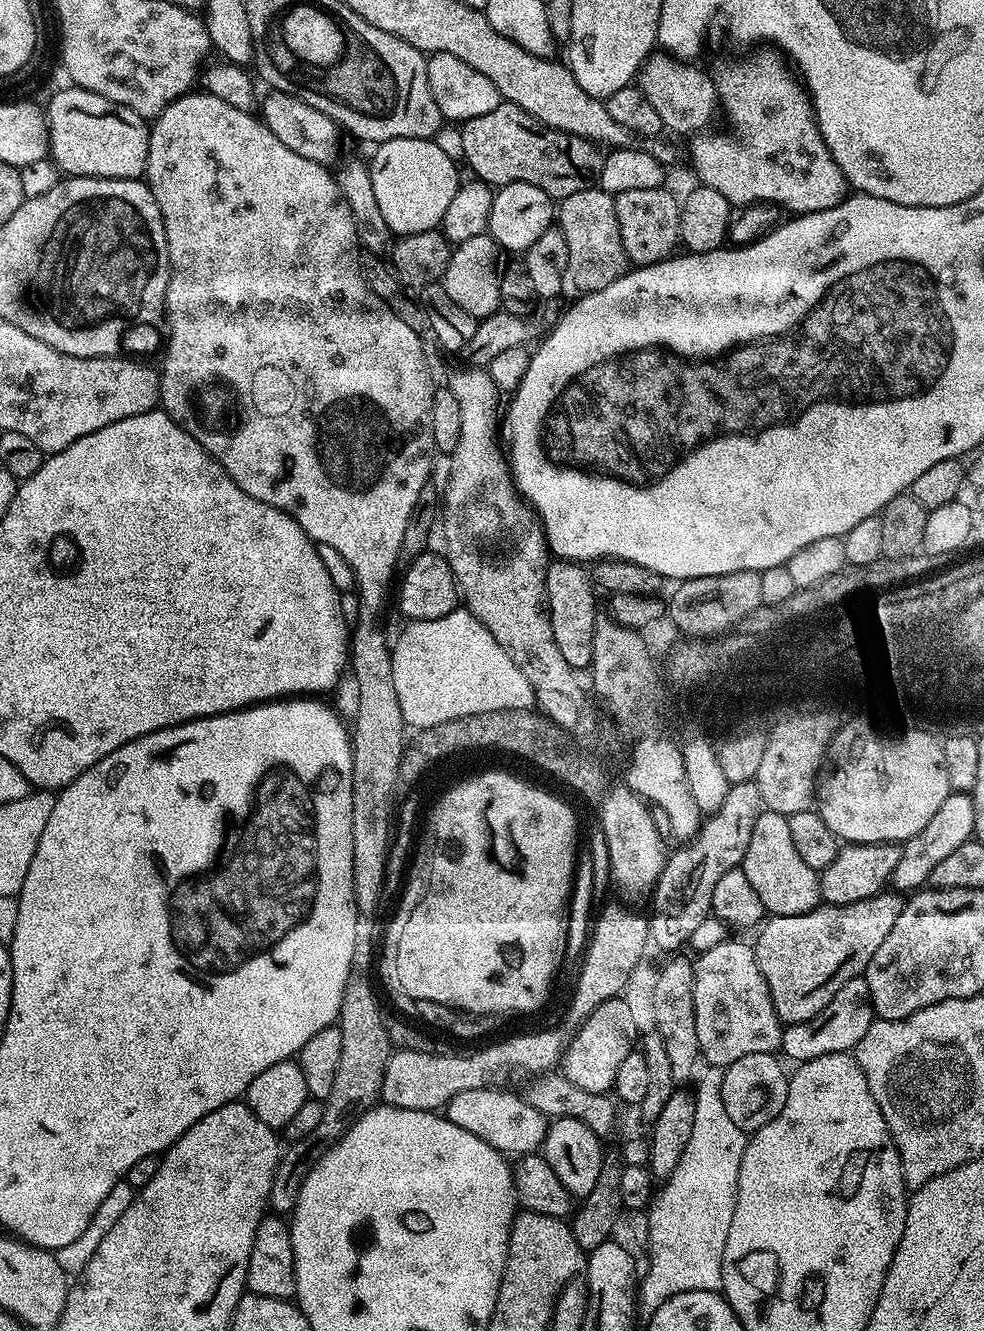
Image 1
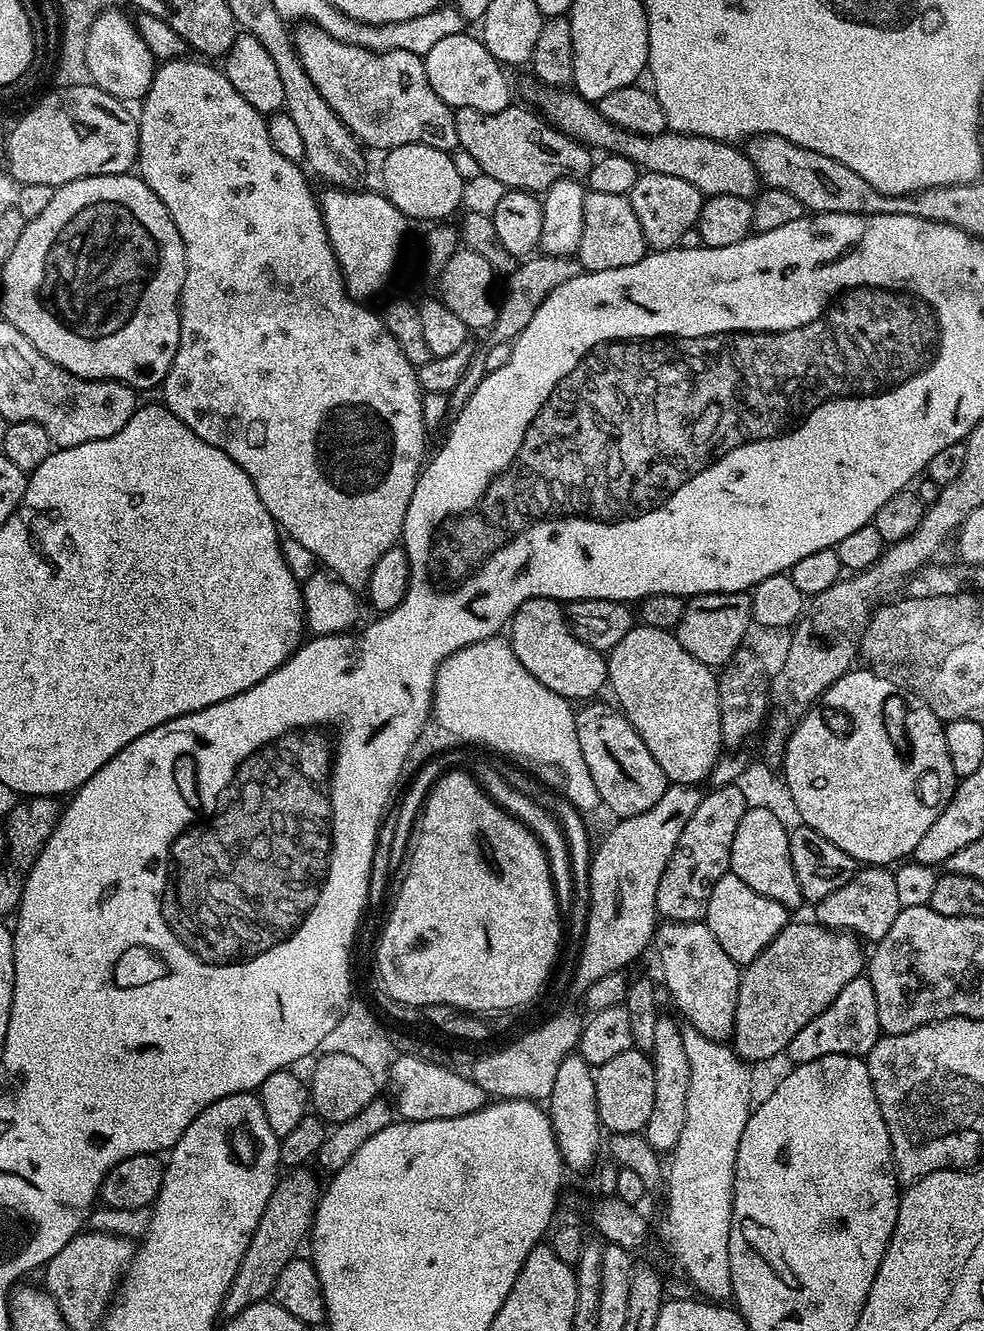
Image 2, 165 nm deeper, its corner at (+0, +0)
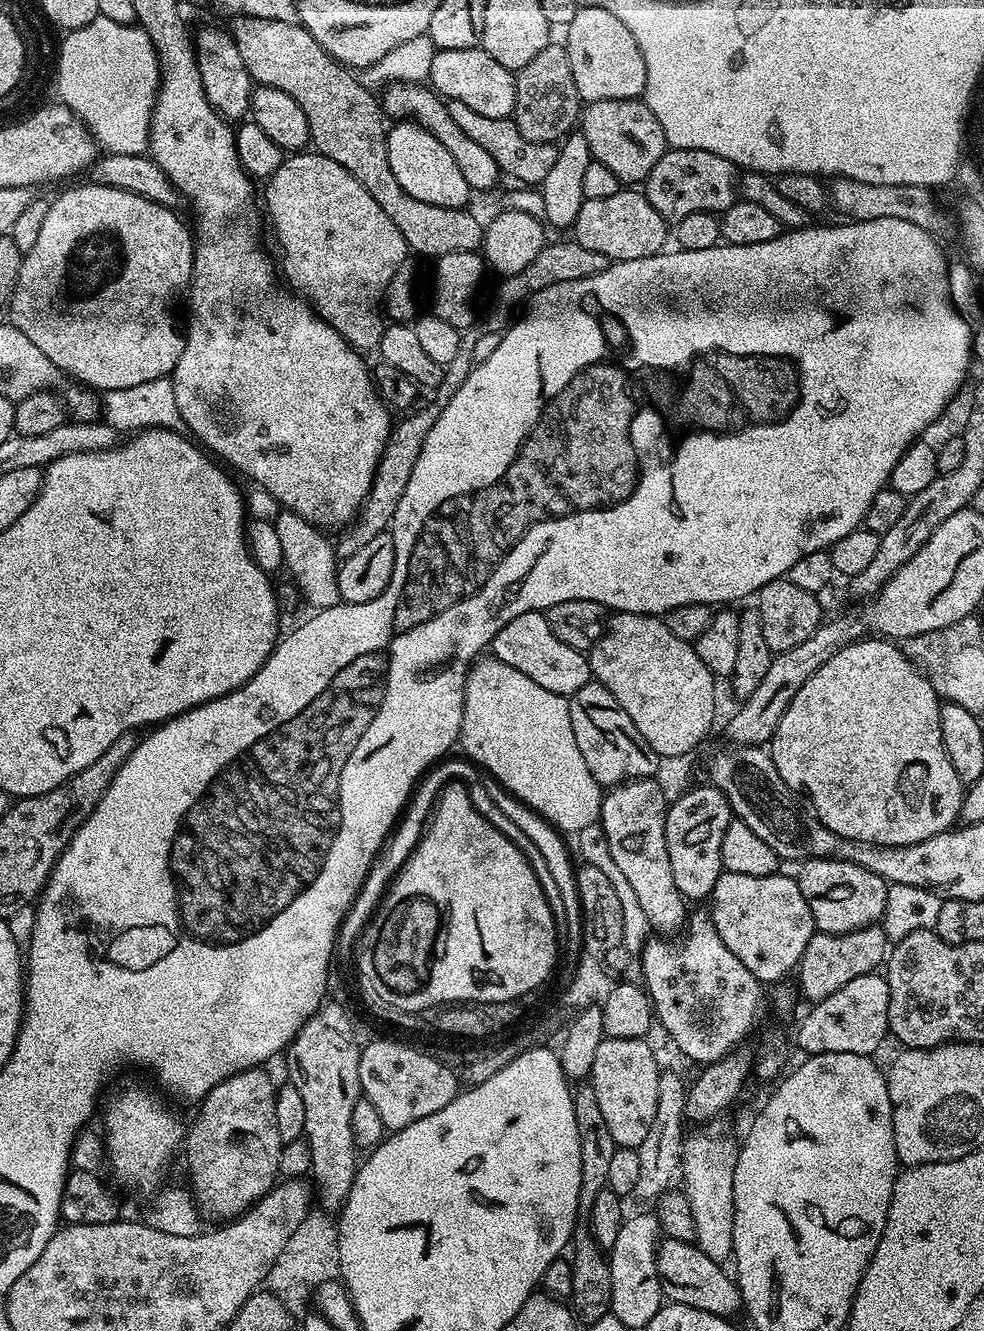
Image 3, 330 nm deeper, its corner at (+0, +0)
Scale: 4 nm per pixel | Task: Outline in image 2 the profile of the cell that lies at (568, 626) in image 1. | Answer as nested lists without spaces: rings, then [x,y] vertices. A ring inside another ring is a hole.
[[[545,596],[530,598],[522,602],[520,609],[510,621],[510,643],[514,654],[542,686],[554,694],[563,696],[569,702],[588,702],[597,694],[600,687],[608,684],[608,665],[605,657],[586,646],[572,633],[571,623],[561,601]]]

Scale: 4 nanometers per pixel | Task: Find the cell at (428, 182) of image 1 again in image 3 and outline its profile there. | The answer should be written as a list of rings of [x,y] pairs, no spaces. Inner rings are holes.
[[[400,122],[397,128],[389,127],[386,135],[388,138],[388,161],[394,178],[414,198],[422,202],[430,202],[434,206],[447,208],[464,208],[468,203],[470,189],[462,170],[450,158],[446,146],[434,138],[424,128],[415,122]]]

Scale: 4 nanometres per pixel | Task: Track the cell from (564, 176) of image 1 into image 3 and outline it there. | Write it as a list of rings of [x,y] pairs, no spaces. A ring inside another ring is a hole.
[[[448,100],[447,105],[450,110],[450,118],[454,118],[454,123],[461,128],[462,134],[466,134],[471,140],[478,142],[478,146],[482,146],[482,150],[486,150],[486,154],[490,154],[490,158],[494,158],[494,162],[500,167],[500,171],[505,177],[513,176],[516,182],[524,186],[543,185],[546,174],[550,174],[558,155],[556,144],[530,142],[530,138],[526,138],[522,134],[522,130],[518,130],[515,119],[506,116],[486,118],[486,114],[478,114],[474,110],[470,110],[470,106],[466,106],[466,102],[457,100]]]

